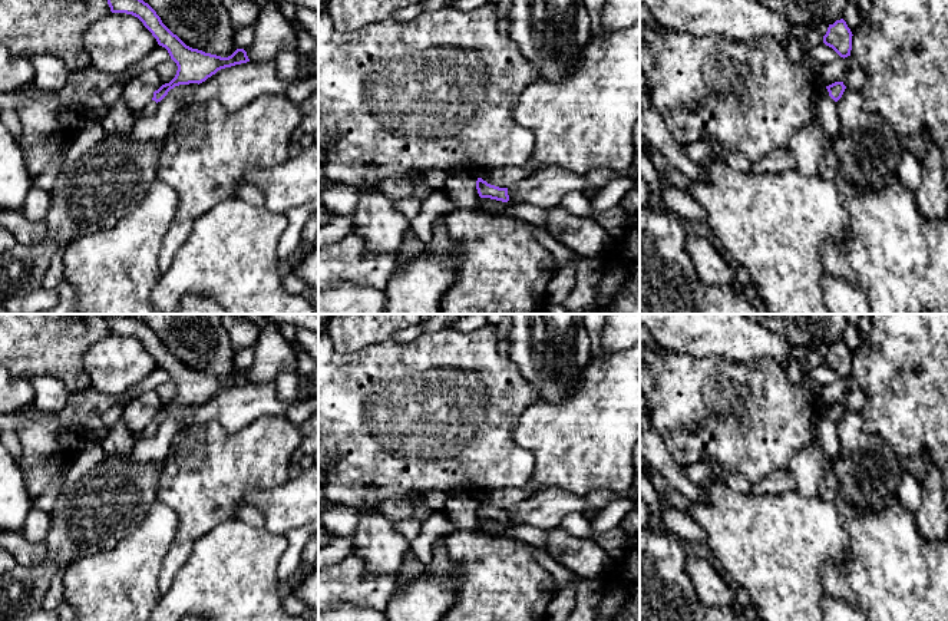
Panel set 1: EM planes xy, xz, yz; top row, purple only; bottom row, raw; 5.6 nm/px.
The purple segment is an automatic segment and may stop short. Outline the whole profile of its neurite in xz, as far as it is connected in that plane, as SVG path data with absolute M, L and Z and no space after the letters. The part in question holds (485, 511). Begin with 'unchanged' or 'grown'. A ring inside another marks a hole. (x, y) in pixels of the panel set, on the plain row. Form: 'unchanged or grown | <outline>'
unchanged | M478 499L476 511L480 519L490 519L502 523L509 522L508 509L499 509L499 508L490 506L482 499Z

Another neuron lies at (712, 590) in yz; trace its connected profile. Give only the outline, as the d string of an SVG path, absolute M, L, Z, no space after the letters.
M688 554L686 572L690 577L696 595L706 607L731 607L736 601L736 591L720 577L714 567Z

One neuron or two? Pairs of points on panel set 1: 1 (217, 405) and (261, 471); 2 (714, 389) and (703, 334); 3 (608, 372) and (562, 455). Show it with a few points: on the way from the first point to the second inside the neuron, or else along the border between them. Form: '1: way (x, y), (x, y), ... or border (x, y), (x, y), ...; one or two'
1: border (266, 415), (234, 432), (217, 422), (202, 425); two
2: border (674, 352), (694, 356), (724, 356), (740, 362); two
3: way (608, 392), (608, 409), (582, 435); one

